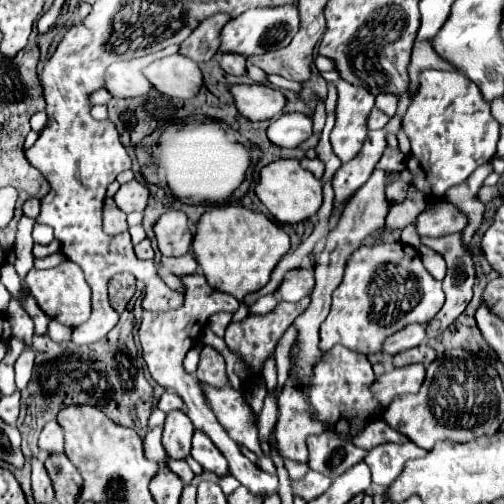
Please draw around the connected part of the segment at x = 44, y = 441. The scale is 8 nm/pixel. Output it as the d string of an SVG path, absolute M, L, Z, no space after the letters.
M48 421L40 433L40 449L44 453L62 453L62 427L56 421Z

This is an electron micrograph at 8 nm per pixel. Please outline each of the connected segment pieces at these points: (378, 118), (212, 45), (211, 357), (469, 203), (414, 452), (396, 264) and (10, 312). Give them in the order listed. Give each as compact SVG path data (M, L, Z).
M374 107L374 109L372 109L372 117L368 119L368 127L370 127L370 129L382 129L388 121L390 121L390 117L388 117L386 113L382 113L380 109Z
M214 15L212 19L204 19L194 33L180 45L182 55L190 55L194 61L204 63L210 61L218 51L218 33L230 21L228 15Z
M204 345L204 349L202 349L196 375L202 383L212 385L212 387L226 387L228 385L228 375L224 369L224 357L210 345Z
M452 187L446 197L446 201L450 201L454 207L458 207L468 219L468 225L462 229L464 245L470 245L470 241L484 217L484 203L478 201L478 189L480 187Z
M410 441L404 445L384 443L384 445L378 445L376 449L370 449L368 459L364 459L364 463L370 465L372 469L372 481L376 485L388 487L400 475L400 469L404 469L404 463L408 459L416 459L424 455L426 451L418 445L412 445Z
M404 243L360 247L348 257L344 279L332 295L332 309L320 327L320 349L344 345L364 355L380 353L386 337L410 323L428 323L442 305L442 283L424 269L414 247Z
M10 299L10 305L6 309L6 319L10 321L10 327L12 327L12 335L14 337L20 337L26 341L26 345L30 347L32 343L32 335L34 335L34 325L32 325L32 319L28 313L24 313L24 309L20 307L22 303L18 299Z

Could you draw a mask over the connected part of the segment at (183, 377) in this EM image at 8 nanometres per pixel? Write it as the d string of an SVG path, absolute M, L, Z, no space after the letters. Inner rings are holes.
M188 275L182 279L184 285L186 285L186 293L184 293L184 305L172 313L148 313L144 311L142 313L142 323L140 323L140 343L142 343L142 357L144 361L148 363L148 369L150 369L150 375L154 377L156 383L160 383L164 389L168 391L174 391L178 393L186 407L188 407L188 417L192 419L194 427L196 429L204 429L204 433L208 433L208 437L212 437L212 441L216 441L216 447L224 453L224 457L228 459L230 463L230 473L254 495L262 495L262 497L268 497L272 495L274 491L278 491L278 477L276 475L268 475L264 473L262 469L258 469L254 463L250 463L238 449L238 445L228 437L228 433L224 431L224 427L218 423L218 419L214 417L210 405L206 403L206 397L202 393L202 387L200 383L184 373L184 367L182 367L182 359L186 357L188 349L200 339L204 327L206 327L206 321L212 313L218 313L218 311L228 311L228 313L234 313L240 303L228 295L228 293L222 293L222 291L216 291L208 285L206 277L204 275Z

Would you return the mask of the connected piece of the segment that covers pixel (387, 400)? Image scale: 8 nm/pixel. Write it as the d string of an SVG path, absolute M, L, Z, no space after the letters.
M408 365L402 369L392 369L374 381L374 385L372 385L374 399L380 405L388 407L392 403L392 399L398 395L418 393L420 385L424 381L424 375L426 375L424 365Z

